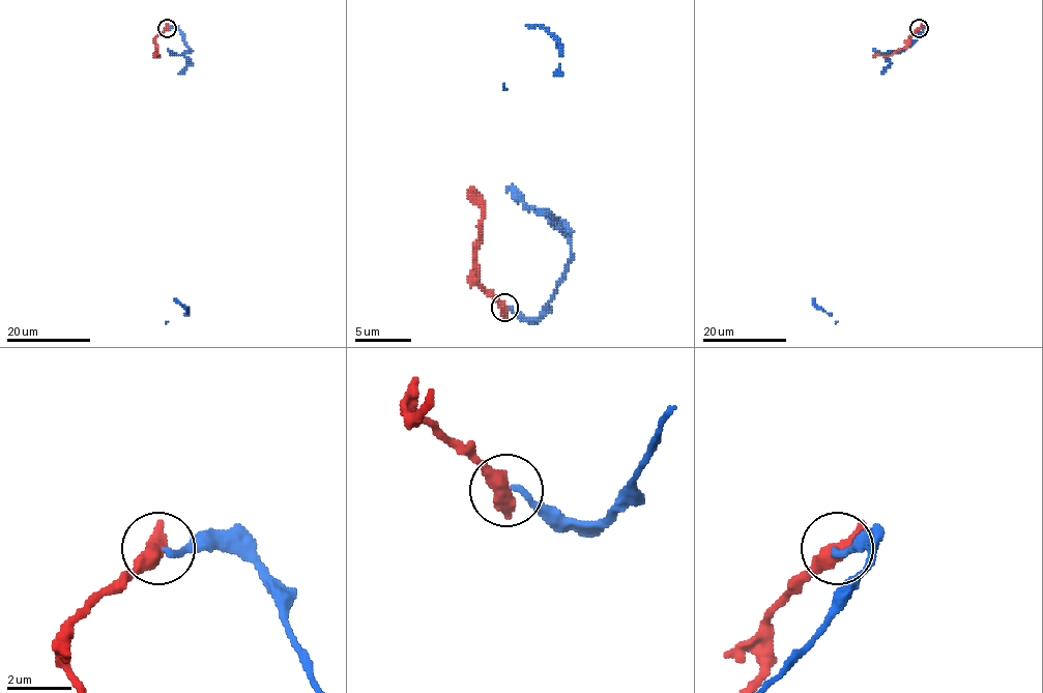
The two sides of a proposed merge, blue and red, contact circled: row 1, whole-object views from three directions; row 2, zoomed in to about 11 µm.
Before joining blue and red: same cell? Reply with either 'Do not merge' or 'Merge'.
Do not merge

